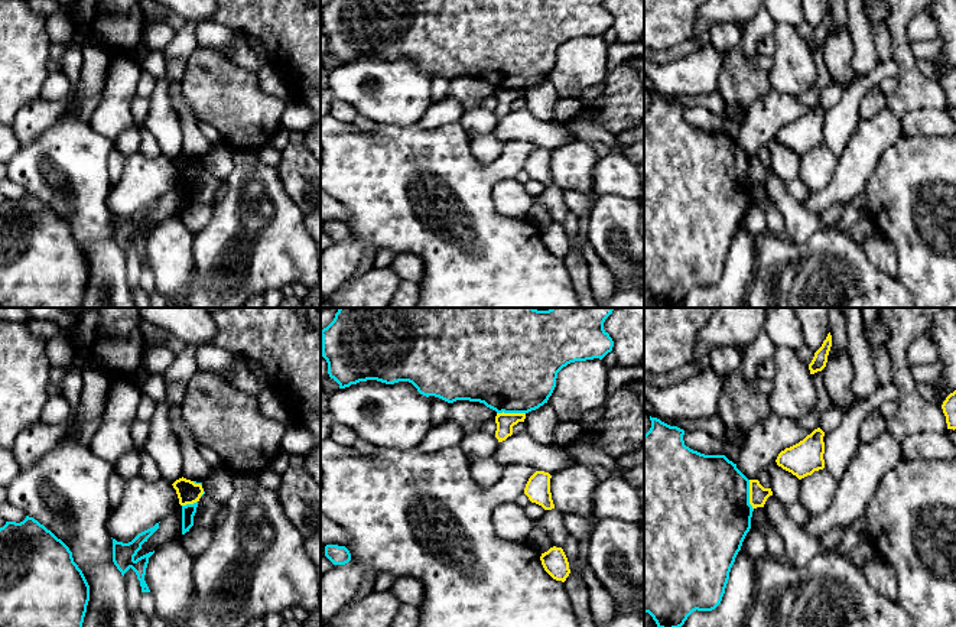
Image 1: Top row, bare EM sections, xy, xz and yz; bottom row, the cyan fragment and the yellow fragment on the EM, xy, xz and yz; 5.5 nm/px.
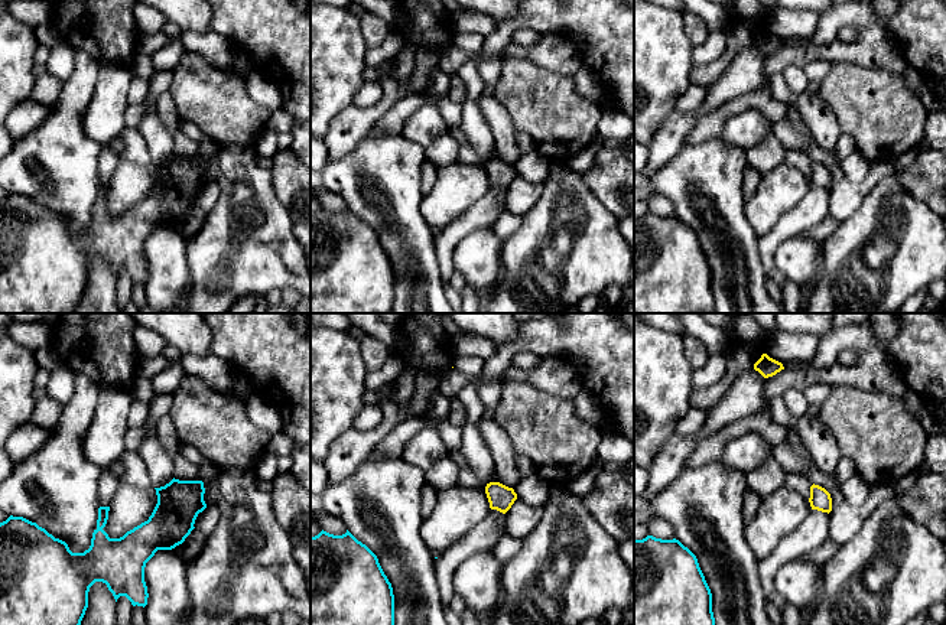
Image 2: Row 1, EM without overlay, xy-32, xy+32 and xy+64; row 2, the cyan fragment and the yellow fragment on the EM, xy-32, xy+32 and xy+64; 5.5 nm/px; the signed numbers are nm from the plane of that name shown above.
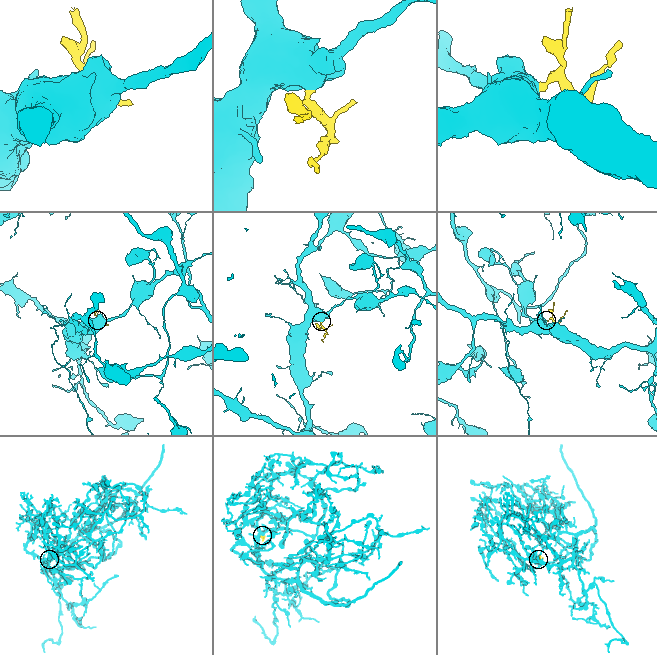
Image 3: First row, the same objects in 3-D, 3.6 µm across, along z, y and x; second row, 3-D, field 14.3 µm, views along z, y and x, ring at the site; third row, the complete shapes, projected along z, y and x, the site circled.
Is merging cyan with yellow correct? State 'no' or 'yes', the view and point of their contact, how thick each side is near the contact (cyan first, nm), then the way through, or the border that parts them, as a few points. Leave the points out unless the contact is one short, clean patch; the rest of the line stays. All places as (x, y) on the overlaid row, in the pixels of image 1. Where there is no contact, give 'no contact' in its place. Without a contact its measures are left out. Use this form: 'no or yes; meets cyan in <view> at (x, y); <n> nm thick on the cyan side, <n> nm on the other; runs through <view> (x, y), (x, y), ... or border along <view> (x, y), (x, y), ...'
no; meets cyan in yz at (748, 494); 500 nm thick on the cyan side, 100 nm on the other; border along yz (748, 480), (748, 503), (753, 509)

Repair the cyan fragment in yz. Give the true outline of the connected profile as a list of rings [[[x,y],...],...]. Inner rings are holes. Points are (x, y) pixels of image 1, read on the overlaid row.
[[[651,418],[651,428],[644,435],[644,613],[648,613],[657,627],[682,627],[693,611],[715,610],[725,594],[731,568],[742,542],[751,529],[752,506],[749,504],[749,480],[725,455],[705,455],[685,445],[685,431]]]

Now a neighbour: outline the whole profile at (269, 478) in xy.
[[[267,467],[258,472],[258,481],[266,488],[277,490],[282,484],[282,475]]]

